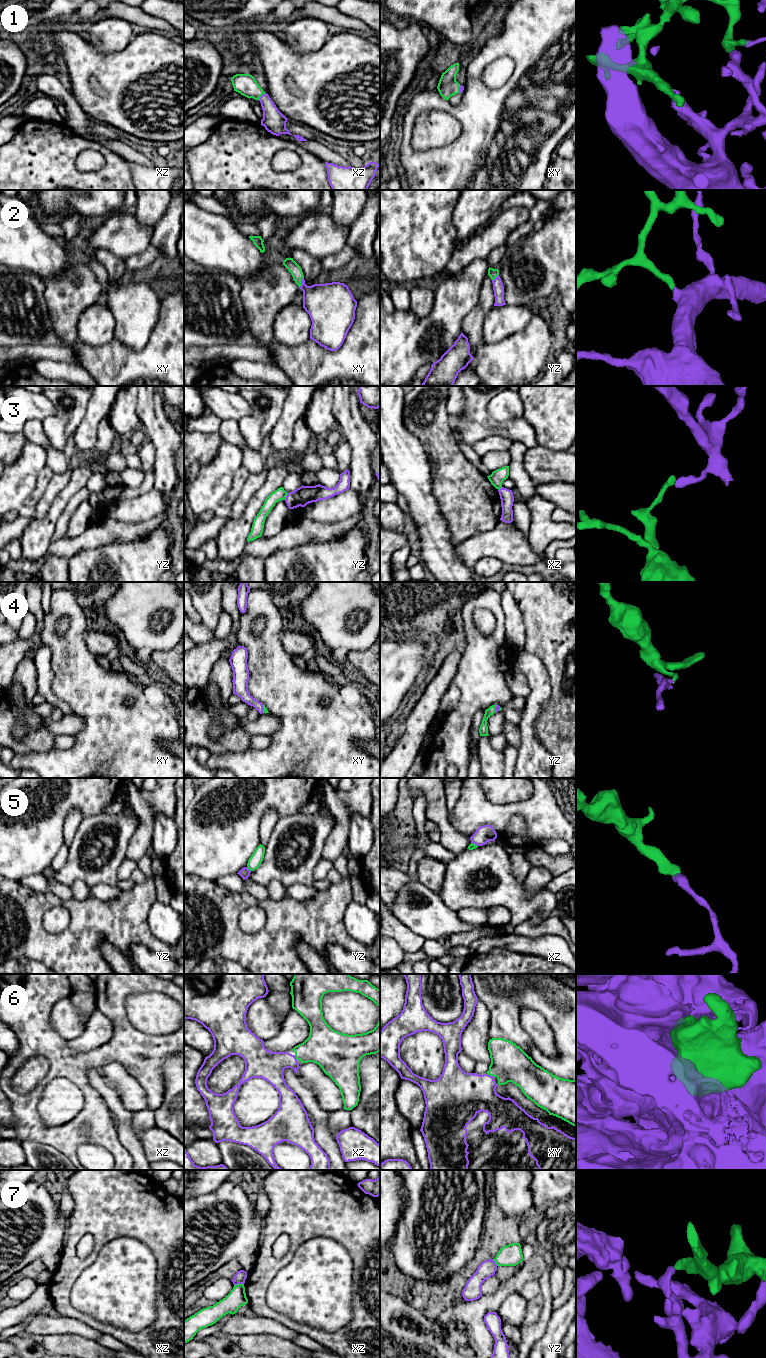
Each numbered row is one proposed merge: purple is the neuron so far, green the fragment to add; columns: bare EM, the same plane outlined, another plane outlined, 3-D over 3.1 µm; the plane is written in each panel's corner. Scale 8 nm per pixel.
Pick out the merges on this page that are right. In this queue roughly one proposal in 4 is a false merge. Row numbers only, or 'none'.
1, 2, 4, 6

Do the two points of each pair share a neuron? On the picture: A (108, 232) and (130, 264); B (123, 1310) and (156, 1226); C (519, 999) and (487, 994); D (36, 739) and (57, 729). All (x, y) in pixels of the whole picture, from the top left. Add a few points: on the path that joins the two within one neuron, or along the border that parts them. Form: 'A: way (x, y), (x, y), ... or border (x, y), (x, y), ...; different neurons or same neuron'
A: border (147, 248), (139, 253), (130, 255), (126, 259); different neurons
B: border (127, 1236), (137, 1238), (150, 1249), (157, 1269); different neurons
C: way (511, 994), (495, 994); same neuron
D: border (43, 729), (55, 735); different neurons

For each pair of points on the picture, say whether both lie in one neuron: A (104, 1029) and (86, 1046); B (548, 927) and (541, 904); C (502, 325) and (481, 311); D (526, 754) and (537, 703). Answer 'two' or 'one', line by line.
A: one
B: two
C: two
D: one

